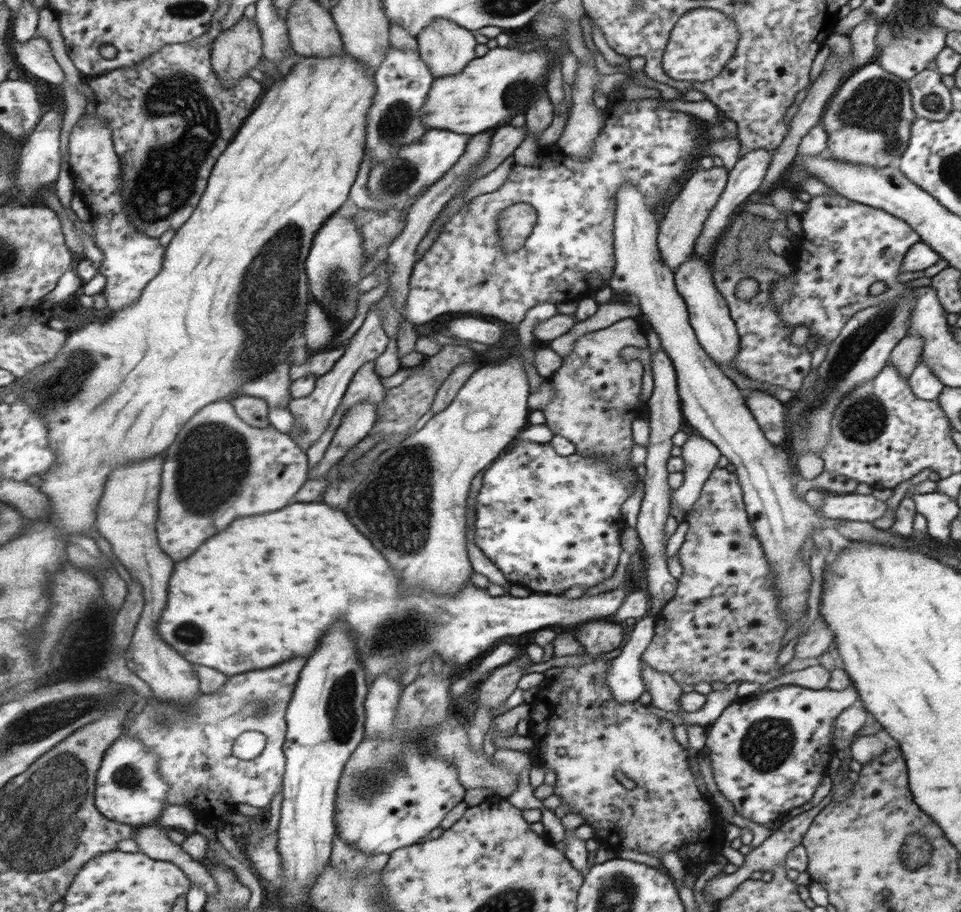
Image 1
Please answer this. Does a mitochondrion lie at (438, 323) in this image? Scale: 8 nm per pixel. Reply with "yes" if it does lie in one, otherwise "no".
no

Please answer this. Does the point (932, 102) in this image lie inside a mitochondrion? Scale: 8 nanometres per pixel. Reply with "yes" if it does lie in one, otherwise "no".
yes

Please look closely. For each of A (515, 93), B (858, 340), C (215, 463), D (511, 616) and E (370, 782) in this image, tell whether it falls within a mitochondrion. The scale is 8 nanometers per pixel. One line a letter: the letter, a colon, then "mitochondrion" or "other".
A: mitochondrion
B: mitochondrion
C: mitochondrion
D: other
E: mitochondrion

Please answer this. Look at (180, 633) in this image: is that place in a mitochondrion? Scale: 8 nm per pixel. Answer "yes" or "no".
yes

